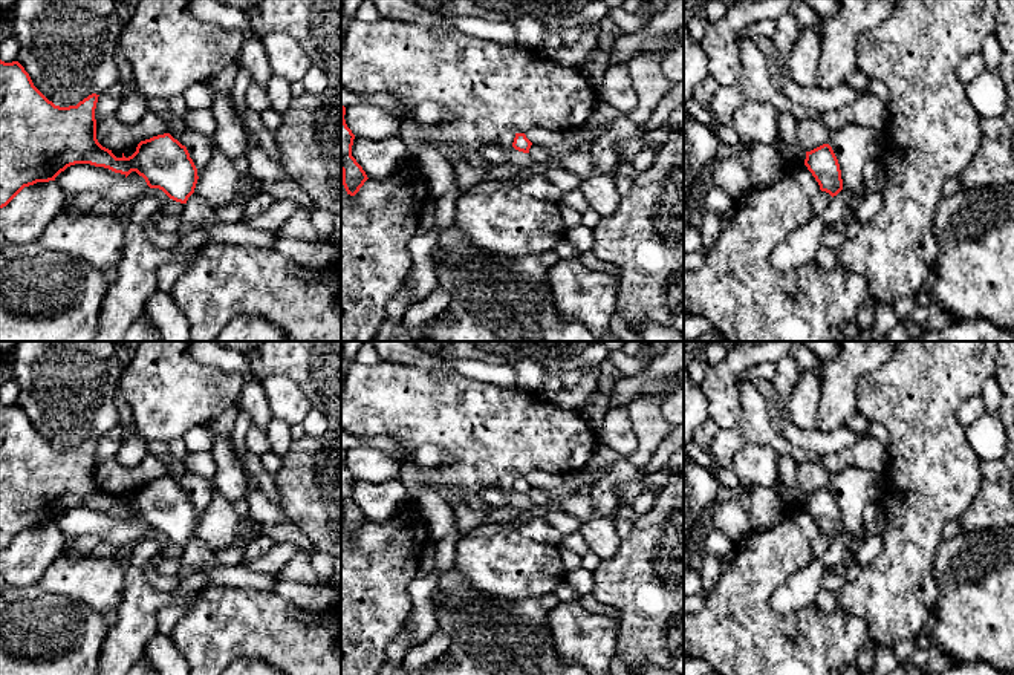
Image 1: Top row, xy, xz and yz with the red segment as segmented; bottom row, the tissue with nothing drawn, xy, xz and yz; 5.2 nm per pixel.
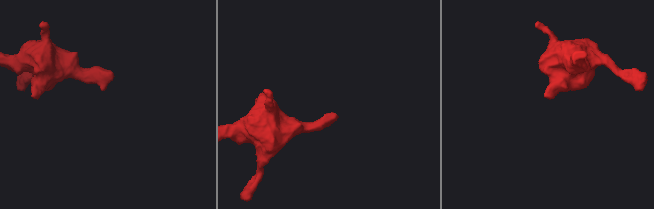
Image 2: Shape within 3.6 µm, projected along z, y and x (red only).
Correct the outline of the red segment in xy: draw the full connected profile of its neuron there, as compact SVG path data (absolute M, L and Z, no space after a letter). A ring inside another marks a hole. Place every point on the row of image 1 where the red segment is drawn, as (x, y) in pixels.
M0 60L0 208L6 207L24 187L55 181L67 167L90 164L125 178L136 171L150 188L162 190L170 199L187 204L197 184L197 168L185 145L170 133L141 141L136 152L116 158L96 139L96 93L76 106L60 107L49 101L32 83L18 61Z

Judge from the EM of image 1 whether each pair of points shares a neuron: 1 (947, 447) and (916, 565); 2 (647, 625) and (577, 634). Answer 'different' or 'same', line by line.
1: same
2: different

